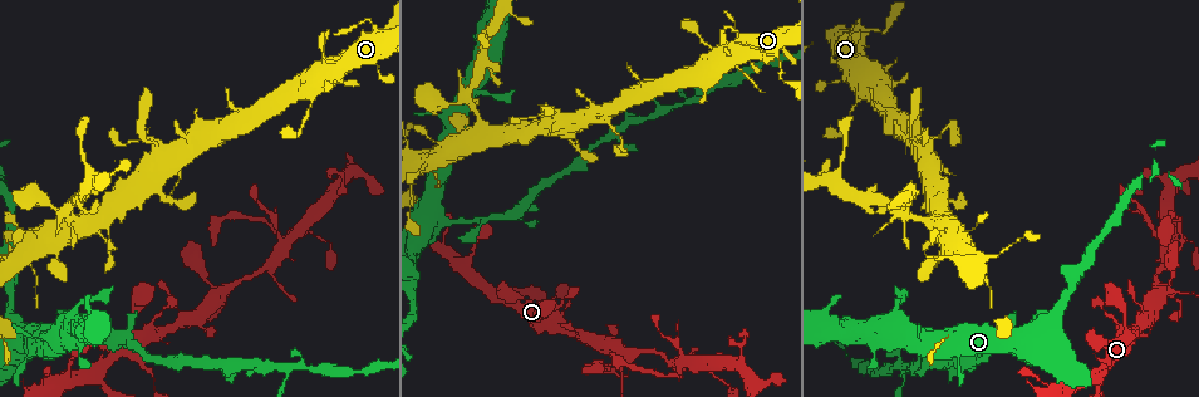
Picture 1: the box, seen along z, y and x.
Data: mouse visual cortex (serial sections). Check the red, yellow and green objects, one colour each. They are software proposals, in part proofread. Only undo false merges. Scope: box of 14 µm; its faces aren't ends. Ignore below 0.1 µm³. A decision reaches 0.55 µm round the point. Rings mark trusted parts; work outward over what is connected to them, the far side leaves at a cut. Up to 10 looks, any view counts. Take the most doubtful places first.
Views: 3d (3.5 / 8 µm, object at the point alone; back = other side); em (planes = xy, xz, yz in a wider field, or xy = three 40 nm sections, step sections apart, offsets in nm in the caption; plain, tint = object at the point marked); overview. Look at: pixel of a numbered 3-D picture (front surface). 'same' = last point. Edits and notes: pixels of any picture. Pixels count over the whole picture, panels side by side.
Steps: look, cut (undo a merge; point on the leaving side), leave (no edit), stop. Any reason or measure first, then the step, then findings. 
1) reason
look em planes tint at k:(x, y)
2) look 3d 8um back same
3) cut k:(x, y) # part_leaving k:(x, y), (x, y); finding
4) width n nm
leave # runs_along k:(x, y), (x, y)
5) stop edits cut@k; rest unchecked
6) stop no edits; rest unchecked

thin neck
look 3d 3.5um at 1:(85, 225)

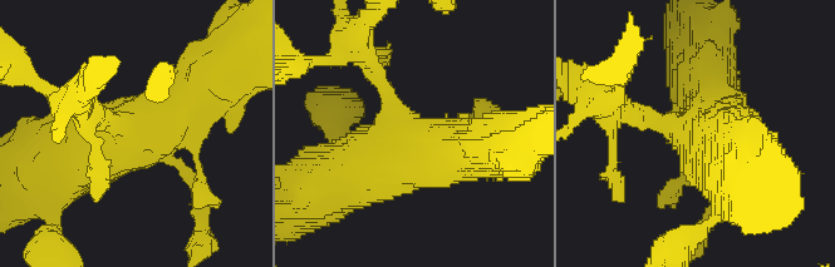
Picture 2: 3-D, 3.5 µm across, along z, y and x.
leave # runs_along 2:(222, 67), (137, 129), (79, 144); one cell here

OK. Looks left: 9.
looks like a crossing
look em planes tint at 1:(1165, 294)

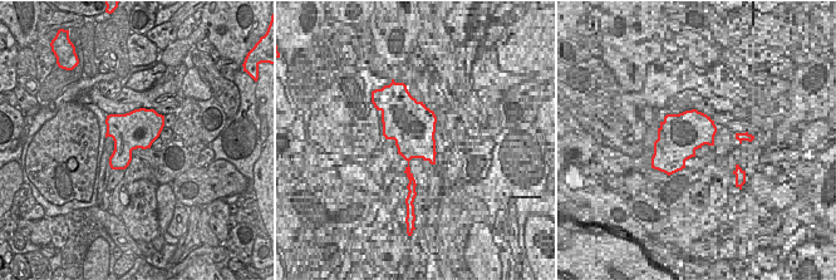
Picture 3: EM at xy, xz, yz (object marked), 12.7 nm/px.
wider look
look 3d 3.5um same

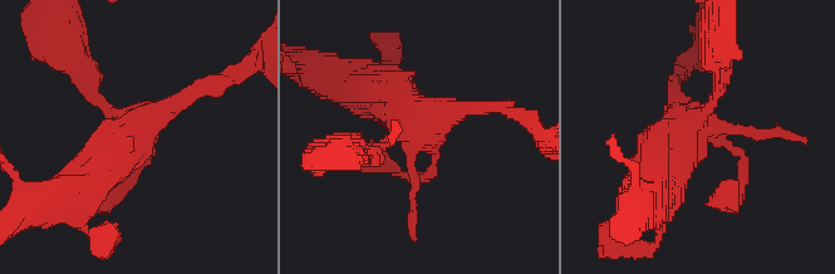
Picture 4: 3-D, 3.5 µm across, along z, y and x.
leave # runs_along 4:(79, 187), (145, 122), (207, 87); one cell here

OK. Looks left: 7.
look 3d 3.5um at 1:(681, 362)

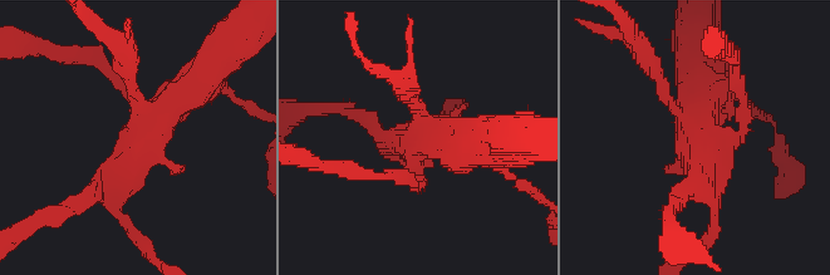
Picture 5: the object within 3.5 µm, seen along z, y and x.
look em xy step 5 tint at 5:(702, 155)

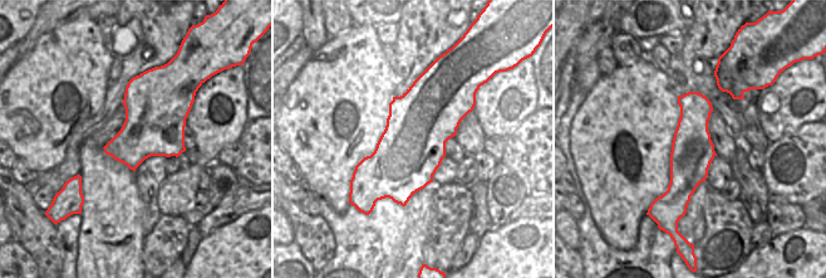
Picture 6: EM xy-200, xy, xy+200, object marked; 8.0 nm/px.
leave # runs_along 5:(74, 210), (186, 91); one cell here

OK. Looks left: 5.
sharp bend
look 3d 8um at 1:(442, 218)

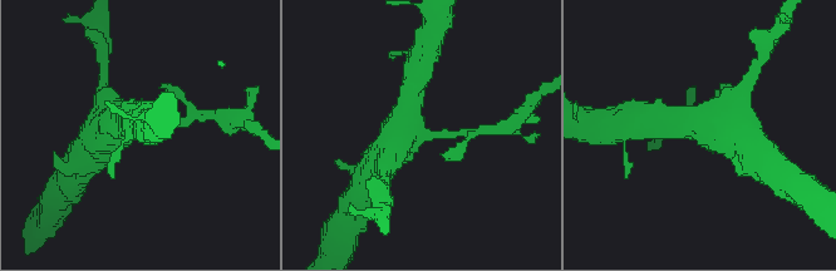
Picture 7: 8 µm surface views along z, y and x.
look em xy step 1 tint at 7:(421, 135)

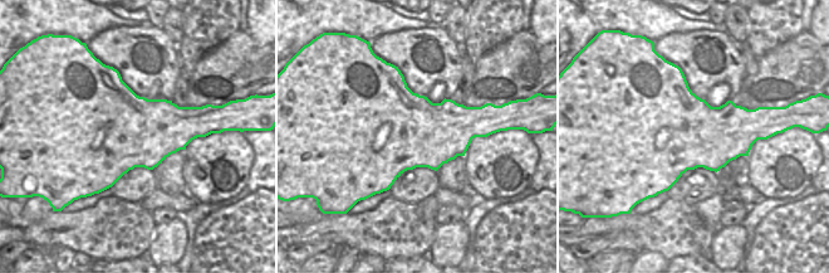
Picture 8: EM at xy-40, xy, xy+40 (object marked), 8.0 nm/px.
leave # runs_along 7:(413, 90), (408, 126), (391, 153); one cell here

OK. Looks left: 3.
stop no edits; rest unchecked

